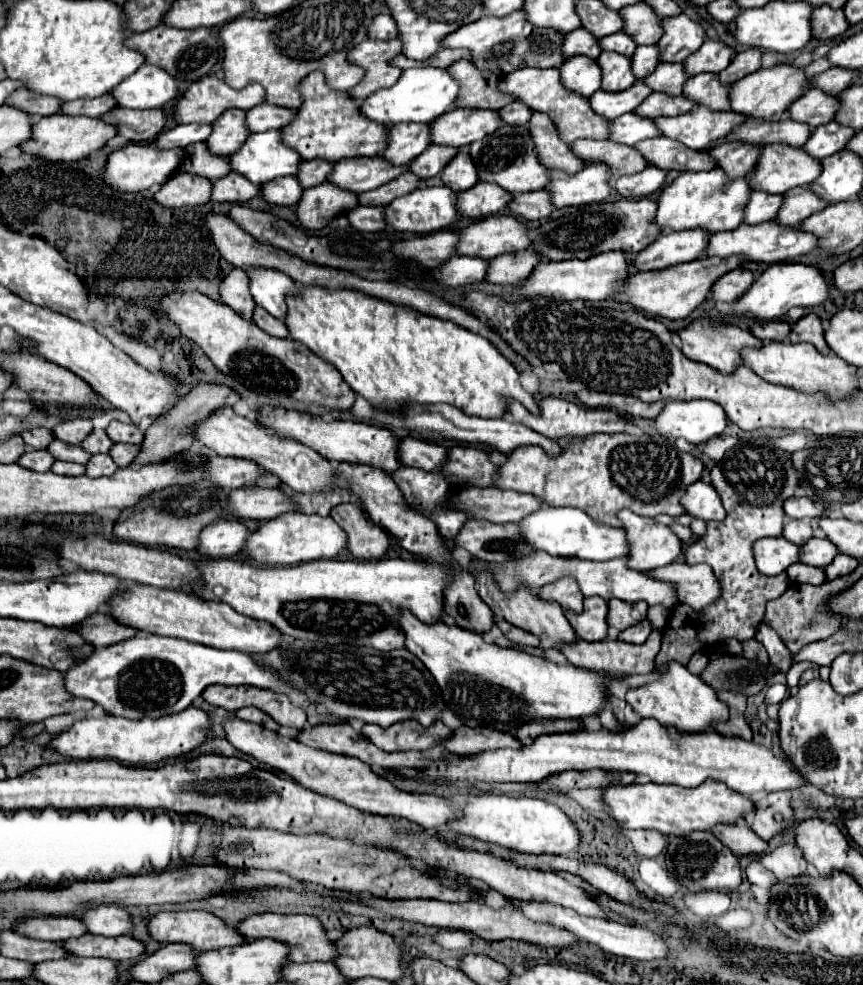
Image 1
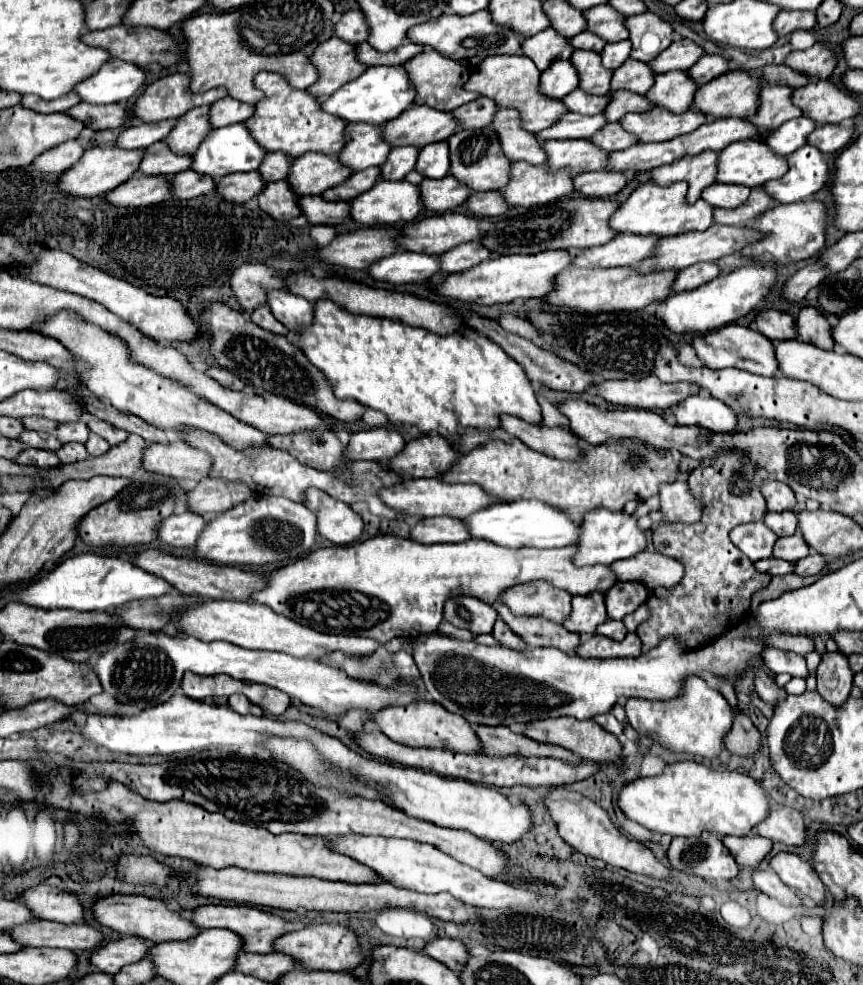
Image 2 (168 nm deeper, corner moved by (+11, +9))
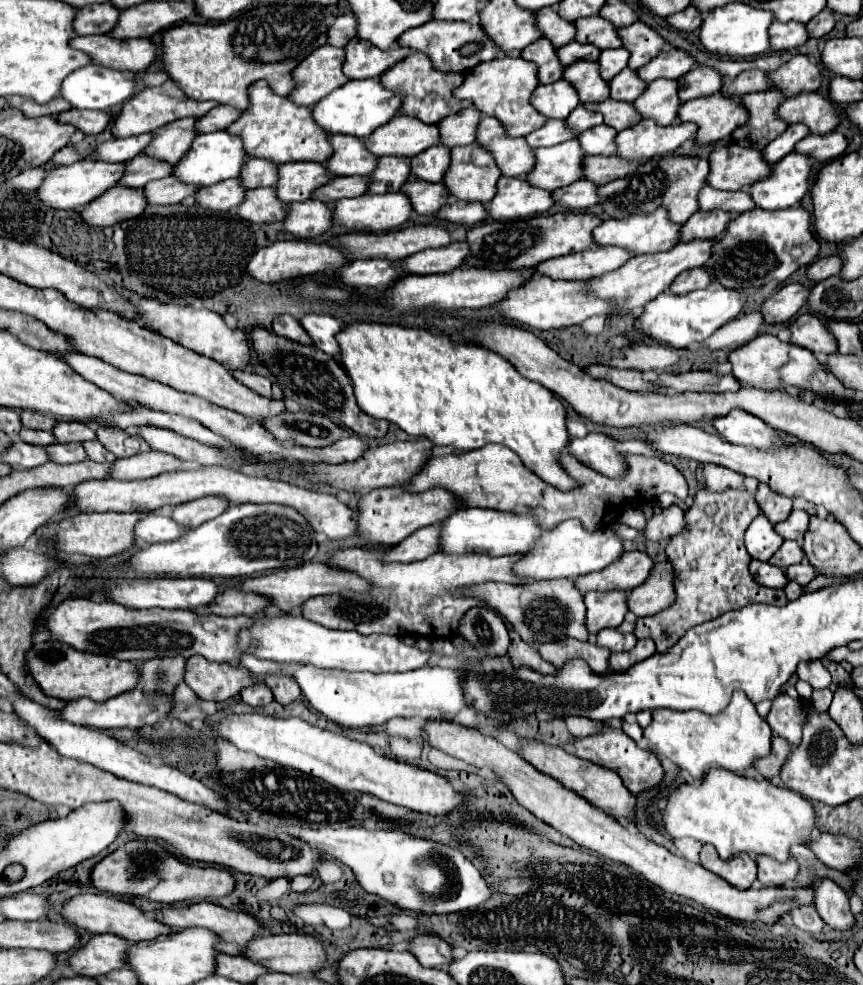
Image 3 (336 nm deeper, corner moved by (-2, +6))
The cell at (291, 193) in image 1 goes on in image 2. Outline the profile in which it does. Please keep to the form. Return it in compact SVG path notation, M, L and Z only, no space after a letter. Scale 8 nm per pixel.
M233 173L217 181L217 193L233 203L247 203L265 189L267 181L259 173Z

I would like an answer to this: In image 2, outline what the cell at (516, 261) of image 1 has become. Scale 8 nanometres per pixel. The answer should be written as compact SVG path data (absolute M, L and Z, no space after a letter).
M477 241L463 243L441 255L441 269L447 273L461 273L483 261L489 261L491 255L493 253L487 253L487 249L483 249L483 245L479 245Z

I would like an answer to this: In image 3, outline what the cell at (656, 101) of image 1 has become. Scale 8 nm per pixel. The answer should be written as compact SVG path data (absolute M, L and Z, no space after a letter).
M604 100L600 104L586 104L588 110L600 112L604 116L604 124L612 126L614 130L624 130L640 122L640 114L634 110L630 102L620 102L620 100Z

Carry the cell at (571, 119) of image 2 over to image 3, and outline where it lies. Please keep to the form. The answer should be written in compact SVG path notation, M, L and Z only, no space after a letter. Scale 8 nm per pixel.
M546 120L544 128L530 132L524 140L528 142L530 148L538 148L538 146L556 146L556 144L572 140L572 138L574 138L574 134L566 128L564 120Z

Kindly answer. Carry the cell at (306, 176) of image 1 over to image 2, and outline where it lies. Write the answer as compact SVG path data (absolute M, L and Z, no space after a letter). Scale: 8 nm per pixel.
M267 153L263 165L259 167L259 173L263 175L265 181L281 181L287 177L289 167L291 167L291 157L285 153Z

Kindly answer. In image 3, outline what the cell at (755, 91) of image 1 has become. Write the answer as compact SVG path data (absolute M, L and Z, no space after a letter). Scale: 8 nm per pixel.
M722 94L688 100L680 106L680 122L694 122L698 126L694 144L712 144L728 140L740 124L746 124L748 112L736 100Z

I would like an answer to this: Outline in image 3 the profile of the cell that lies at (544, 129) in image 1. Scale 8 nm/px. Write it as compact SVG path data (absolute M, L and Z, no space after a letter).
M482 116L478 130L476 130L476 142L492 152L500 172L504 176L524 176L534 164L532 148L526 144L524 138L510 138L506 136L502 124L496 118Z

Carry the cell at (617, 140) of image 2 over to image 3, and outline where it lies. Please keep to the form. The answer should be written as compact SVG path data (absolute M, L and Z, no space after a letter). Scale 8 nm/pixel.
M600 124L596 128L590 128L578 136L580 146L584 148L584 154L600 154L600 156L612 156L616 154L614 144L616 130L608 128L606 124Z

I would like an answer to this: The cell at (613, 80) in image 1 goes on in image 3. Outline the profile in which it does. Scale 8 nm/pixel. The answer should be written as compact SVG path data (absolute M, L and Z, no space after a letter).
M578 60L576 64L570 64L568 68L564 68L562 80L568 80L576 88L582 104L584 102L602 102L610 98L608 82L602 80L596 62Z

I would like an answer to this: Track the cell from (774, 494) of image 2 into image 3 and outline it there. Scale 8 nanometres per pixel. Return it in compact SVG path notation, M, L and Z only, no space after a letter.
M760 484L756 490L756 502L760 506L760 512L772 522L778 524L782 520L788 518L788 514L792 512L792 500L786 496L780 496L776 492L772 492L766 484Z

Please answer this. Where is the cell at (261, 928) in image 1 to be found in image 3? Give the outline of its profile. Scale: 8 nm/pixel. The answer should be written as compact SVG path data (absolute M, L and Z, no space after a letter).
M200 902L184 908L166 908L166 910L160 910L160 914L156 914L156 920L160 920L162 924L168 924L170 928L190 928L190 926L208 928L210 932L216 932L216 936L220 936L220 952L228 952L228 954L240 954L246 942L250 942L262 930L258 920L254 920L250 914L226 910L212 902Z

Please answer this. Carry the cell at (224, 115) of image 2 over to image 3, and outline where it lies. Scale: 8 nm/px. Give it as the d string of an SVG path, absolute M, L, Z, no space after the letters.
M216 106L212 108L206 116L196 120L196 132L204 134L204 132L216 132L216 130L224 130L228 128L236 118L240 116L240 110L230 108L230 106Z

